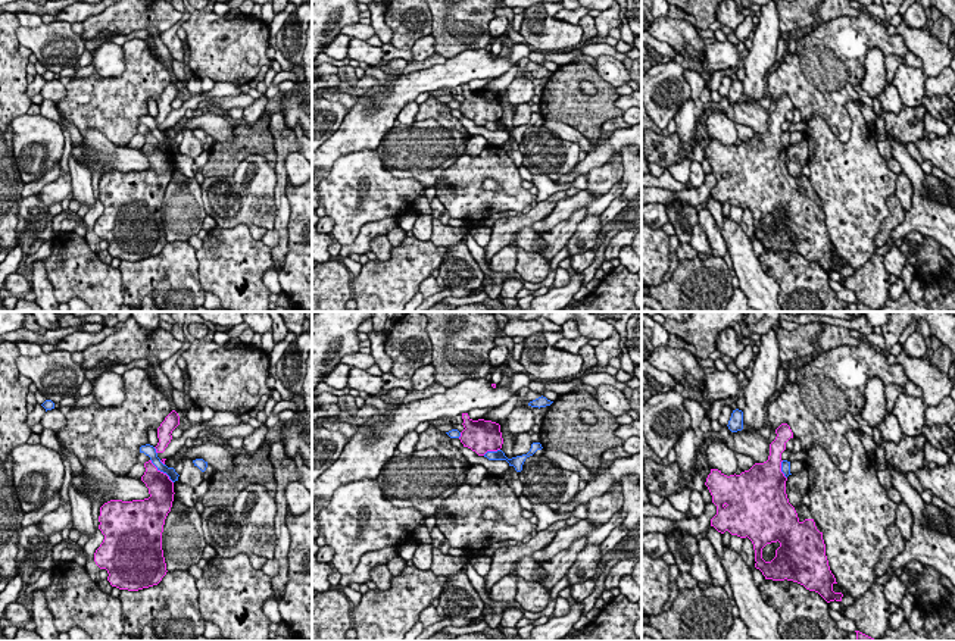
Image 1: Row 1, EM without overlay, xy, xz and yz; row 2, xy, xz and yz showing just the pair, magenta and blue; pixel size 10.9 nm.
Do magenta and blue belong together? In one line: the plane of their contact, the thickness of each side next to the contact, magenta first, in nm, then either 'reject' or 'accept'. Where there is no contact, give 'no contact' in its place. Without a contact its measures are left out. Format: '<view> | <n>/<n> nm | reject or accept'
xy | 280/100 nm | reject

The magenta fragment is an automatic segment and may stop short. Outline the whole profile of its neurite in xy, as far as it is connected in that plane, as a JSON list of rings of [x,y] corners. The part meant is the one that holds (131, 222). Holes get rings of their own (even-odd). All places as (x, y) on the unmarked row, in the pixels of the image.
[[[152,131],[146,132],[144,138],[141,151],[149,159],[149,169],[110,171],[100,178],[99,200],[104,210],[94,223],[94,232],[100,240],[107,241],[107,251],[119,260],[138,262],[157,256],[168,243],[162,221],[162,203],[174,172],[174,153]]]

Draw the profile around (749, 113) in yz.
[[[728,97],[721,99],[721,112],[724,112],[736,125],[746,125],[755,134],[764,134],[770,126],[770,113],[756,101],[746,101],[745,99],[731,103]]]

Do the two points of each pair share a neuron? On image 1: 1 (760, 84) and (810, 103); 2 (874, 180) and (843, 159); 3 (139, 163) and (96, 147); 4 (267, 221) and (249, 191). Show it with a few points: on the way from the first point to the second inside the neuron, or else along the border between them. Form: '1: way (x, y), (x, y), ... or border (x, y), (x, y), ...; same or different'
1: border (770, 74), (765, 90); different
2: way (867, 180), (851, 165); same
3: way (128, 156), (121, 152), (106, 150); same
4: way (262, 213), (249, 199); same

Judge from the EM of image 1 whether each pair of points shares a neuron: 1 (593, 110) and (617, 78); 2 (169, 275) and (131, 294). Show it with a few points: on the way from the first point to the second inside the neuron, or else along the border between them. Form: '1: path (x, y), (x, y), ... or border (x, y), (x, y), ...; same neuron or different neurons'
1: border (595, 69), (605, 83), (615, 88); different neurons
2: path (161, 277), (149, 277), (140, 285); same neuron

